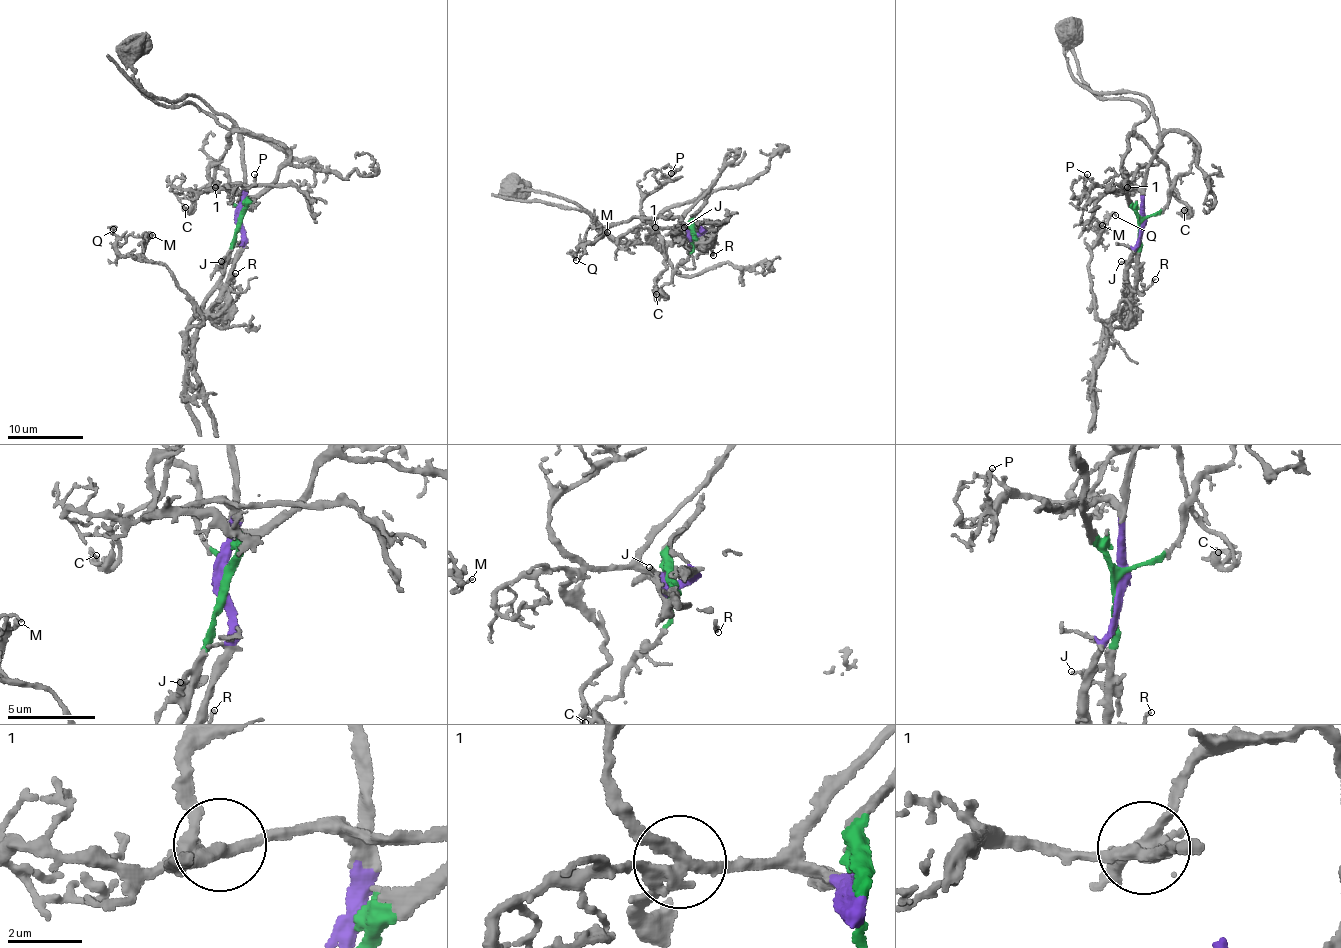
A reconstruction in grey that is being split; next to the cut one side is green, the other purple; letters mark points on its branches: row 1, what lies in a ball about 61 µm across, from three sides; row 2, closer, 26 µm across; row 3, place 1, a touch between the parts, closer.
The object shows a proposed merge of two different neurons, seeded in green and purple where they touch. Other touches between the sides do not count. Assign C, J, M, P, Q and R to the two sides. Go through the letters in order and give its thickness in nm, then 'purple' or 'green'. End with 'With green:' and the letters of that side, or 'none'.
C: 240 nm thick; green
J: 200 nm thick; green
M: 140 nm thick; green
P: 190 nm thick; purple
Q: 220 nm thick; green
R: 170 nm thick; green
With green: C, J, M, Q, R

